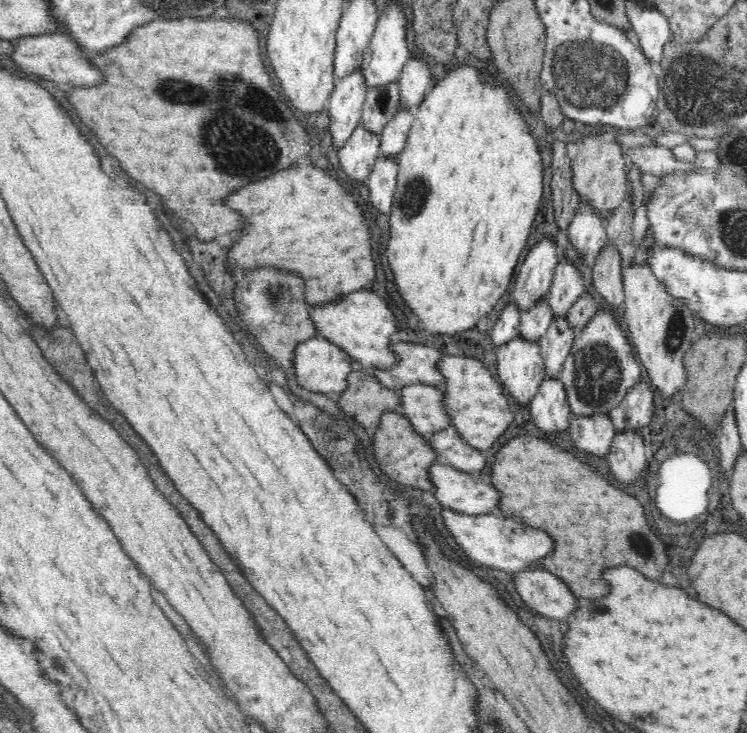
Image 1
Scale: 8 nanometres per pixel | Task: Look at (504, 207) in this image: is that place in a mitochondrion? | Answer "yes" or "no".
no

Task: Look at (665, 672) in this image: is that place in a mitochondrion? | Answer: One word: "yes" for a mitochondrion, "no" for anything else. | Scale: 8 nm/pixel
no

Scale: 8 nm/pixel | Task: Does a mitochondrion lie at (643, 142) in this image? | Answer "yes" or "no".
no

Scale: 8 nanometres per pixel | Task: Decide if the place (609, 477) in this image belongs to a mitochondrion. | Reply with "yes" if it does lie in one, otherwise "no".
no

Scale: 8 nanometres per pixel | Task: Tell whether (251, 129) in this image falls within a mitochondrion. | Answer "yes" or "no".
yes

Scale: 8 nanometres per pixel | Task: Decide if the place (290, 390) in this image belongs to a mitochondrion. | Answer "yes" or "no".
no

